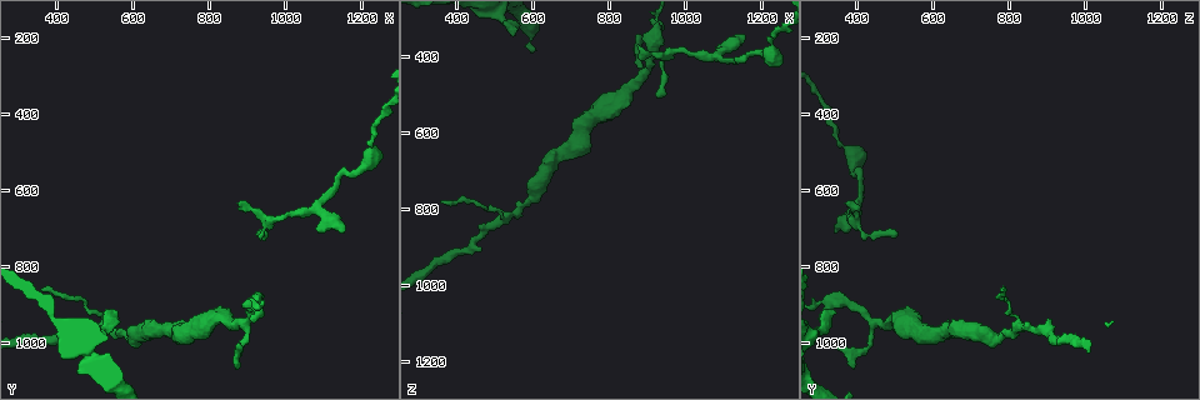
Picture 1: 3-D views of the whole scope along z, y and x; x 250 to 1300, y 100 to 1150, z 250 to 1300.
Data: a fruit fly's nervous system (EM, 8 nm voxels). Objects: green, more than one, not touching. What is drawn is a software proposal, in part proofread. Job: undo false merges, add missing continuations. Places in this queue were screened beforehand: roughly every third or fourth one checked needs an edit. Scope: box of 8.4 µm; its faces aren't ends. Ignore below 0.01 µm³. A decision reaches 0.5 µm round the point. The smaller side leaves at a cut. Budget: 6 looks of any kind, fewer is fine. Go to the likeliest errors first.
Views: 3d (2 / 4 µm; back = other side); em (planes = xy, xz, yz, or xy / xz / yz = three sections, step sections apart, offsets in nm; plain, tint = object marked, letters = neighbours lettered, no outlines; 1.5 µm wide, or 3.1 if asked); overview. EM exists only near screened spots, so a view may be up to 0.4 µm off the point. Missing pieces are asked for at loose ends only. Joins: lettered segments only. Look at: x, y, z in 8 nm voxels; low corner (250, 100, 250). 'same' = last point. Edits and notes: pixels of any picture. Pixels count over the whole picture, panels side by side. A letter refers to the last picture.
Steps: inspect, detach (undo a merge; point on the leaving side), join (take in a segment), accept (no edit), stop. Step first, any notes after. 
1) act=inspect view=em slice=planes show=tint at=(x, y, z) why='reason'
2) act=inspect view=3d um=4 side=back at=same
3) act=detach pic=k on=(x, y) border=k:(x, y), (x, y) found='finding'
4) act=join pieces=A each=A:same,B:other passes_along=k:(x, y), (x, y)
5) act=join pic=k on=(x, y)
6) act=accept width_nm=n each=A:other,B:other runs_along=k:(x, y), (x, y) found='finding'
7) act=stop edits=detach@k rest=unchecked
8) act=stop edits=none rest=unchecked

act=inspect view=em slice=planes show=letters at=(545, 925, 350)

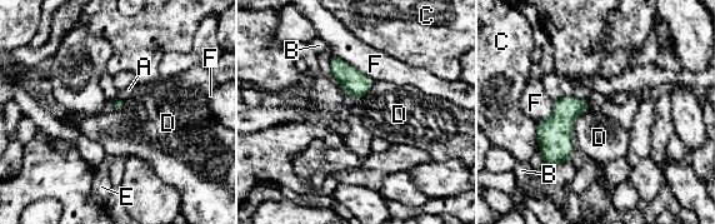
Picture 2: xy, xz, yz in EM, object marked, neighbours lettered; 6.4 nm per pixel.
act=accept each=A:other,B:other,C:other,D:other,E:other,F:other border=2:(375, 81), (360, 98), (349, 98) found='none of them fits'

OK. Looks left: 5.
act=inspect view=em slice=planes show=tint at=(1150, 715, 345)

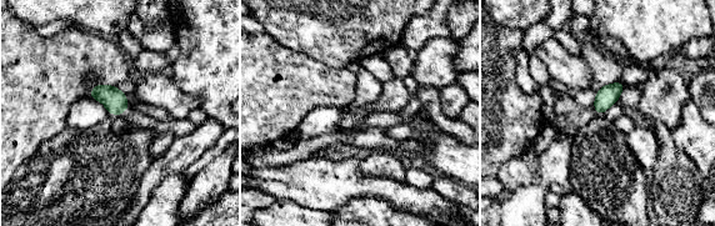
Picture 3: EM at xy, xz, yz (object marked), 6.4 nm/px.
act=inspect view=em slice=planes show=letters at=same

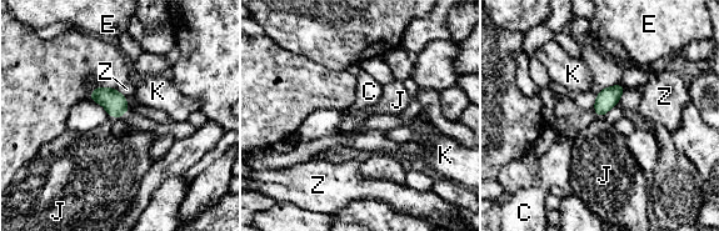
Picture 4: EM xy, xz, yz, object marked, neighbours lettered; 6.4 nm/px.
act=join pieces=C width_nm=140 each=C:same,E:other,J:other,K:other,Z:other passes_along=4:(608, 98), (595, 113), (570, 119) found='it goes on there'

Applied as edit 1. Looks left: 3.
act=inspect view=overview

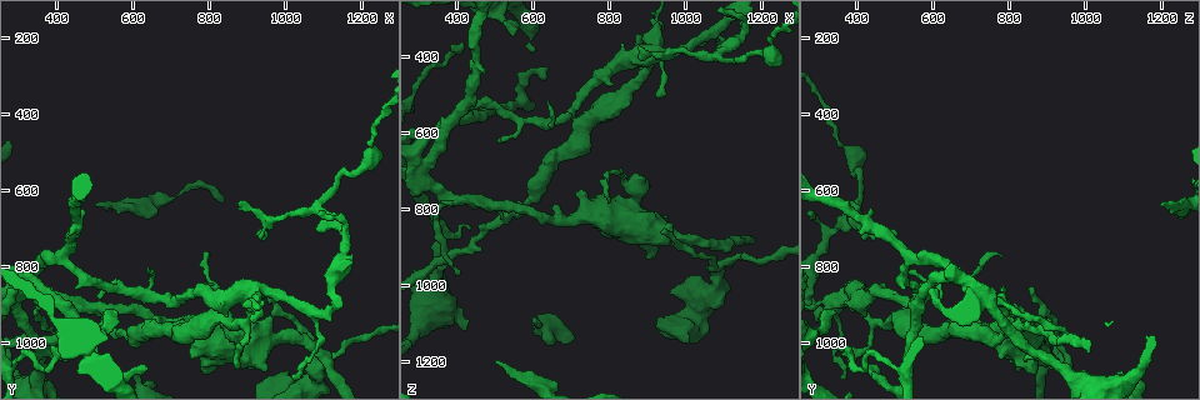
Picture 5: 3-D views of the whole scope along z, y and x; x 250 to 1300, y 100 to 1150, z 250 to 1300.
act=inspect view=em slice=xz step=4 show=tint at=(600, 980, 750) why='thick turns thin'

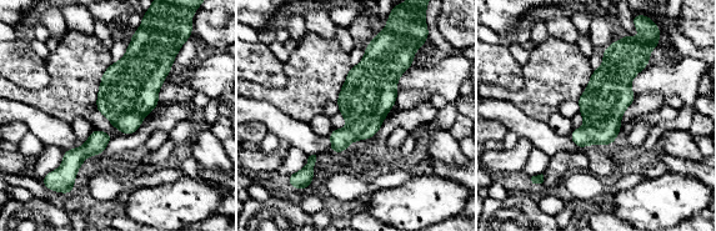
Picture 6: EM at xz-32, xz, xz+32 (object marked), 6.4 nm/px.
act=inspect view=em slice=xz step=4 show=letters at=same why='see the neighbours'

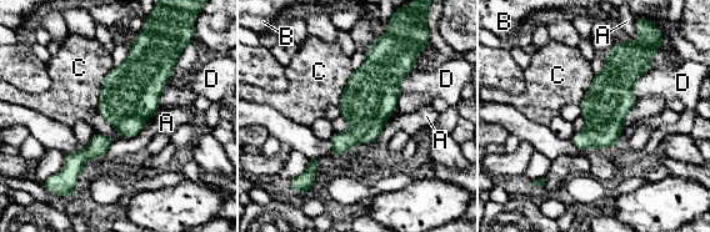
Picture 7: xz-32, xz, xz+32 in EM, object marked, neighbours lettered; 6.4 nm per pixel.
act=accept each=A:other,B:other,C:other,D:other found='continuous, no second cell'

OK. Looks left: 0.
act=stop edits=join@4 rest=unchecked

